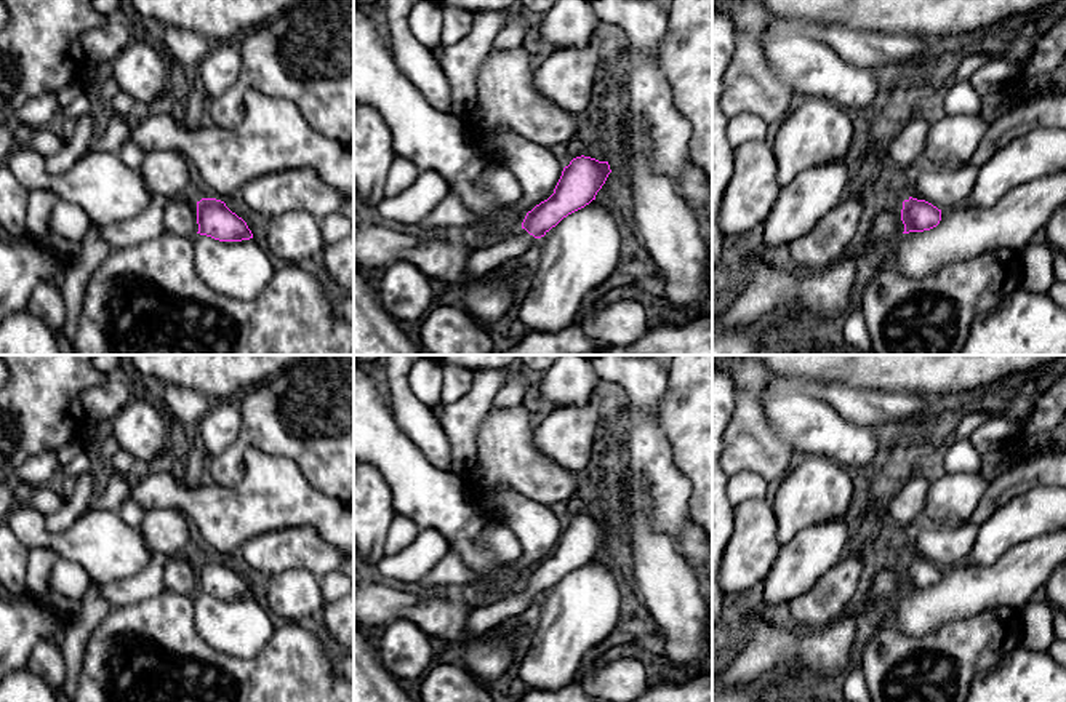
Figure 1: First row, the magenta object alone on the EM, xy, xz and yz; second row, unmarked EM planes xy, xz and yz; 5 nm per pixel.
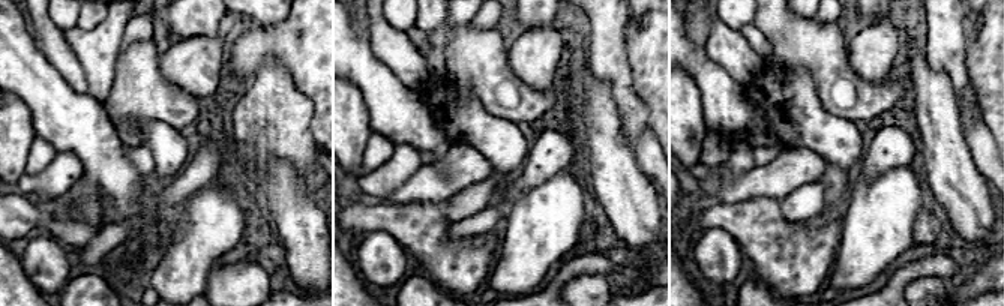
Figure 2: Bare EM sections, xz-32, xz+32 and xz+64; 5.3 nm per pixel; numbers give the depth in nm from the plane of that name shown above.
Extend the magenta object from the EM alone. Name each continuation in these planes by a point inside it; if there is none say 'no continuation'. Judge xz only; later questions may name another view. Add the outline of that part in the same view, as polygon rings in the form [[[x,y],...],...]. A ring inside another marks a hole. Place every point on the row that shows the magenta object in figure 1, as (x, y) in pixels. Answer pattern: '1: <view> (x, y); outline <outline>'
1: xz (520, 245); outline [[[519,229],[491,246],[475,248],[466,264],[463,277],[472,278],[487,275],[503,265],[527,259],[535,254],[536,246],[538,238],[530,235],[525,229]]]

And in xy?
no continuation

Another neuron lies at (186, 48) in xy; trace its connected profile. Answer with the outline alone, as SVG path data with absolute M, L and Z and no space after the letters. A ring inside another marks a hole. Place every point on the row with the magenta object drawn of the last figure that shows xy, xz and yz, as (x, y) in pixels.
M165 27L160 46L171 62L187 70L200 64L211 51L213 43L192 30Z

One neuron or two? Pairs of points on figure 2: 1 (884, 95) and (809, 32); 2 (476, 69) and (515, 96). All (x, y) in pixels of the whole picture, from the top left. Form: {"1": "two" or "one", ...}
{"1": "one", "2": "one"}

